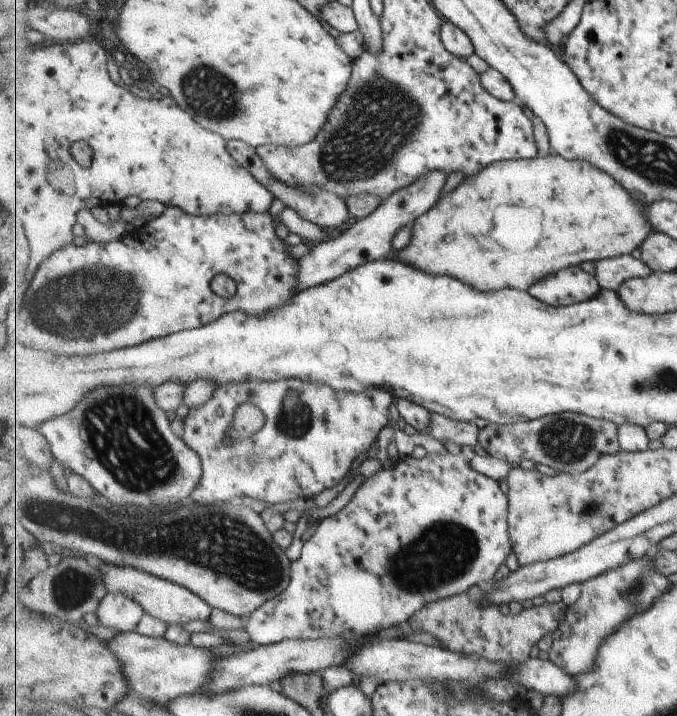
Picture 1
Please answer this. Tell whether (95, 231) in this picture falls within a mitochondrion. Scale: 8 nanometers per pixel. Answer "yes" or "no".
no

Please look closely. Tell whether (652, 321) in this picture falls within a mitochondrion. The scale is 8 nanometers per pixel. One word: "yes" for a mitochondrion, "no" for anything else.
no

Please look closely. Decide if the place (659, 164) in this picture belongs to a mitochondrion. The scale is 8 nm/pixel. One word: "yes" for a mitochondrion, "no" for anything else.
yes

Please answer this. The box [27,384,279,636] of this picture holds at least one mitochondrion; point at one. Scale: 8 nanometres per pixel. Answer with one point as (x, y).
(138, 463)

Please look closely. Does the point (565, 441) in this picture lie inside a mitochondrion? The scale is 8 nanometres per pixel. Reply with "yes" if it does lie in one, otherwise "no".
yes

